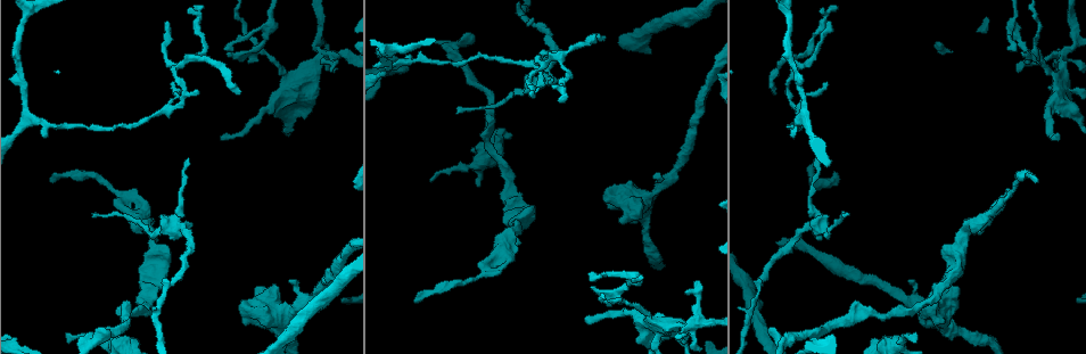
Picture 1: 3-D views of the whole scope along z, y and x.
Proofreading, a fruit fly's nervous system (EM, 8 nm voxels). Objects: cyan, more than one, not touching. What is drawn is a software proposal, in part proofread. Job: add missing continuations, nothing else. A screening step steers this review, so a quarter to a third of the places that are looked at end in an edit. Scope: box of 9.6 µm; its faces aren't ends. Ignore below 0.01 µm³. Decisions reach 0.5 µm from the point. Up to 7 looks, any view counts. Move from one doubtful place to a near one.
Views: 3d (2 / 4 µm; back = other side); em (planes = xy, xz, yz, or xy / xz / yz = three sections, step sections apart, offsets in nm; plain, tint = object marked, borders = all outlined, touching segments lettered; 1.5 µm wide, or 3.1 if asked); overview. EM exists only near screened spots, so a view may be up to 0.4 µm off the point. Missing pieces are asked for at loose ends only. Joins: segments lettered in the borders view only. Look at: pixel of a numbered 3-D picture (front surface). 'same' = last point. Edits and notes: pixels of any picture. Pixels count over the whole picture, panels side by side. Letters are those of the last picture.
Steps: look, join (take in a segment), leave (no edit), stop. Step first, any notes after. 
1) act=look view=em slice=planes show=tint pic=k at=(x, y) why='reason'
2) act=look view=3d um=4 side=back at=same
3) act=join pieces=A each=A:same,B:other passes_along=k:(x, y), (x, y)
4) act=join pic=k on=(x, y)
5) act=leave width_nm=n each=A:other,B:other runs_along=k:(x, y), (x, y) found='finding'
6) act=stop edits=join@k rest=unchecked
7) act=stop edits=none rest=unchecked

act=look view=3d um=4 side=back pic=1 at=(189, 159) why='free end'

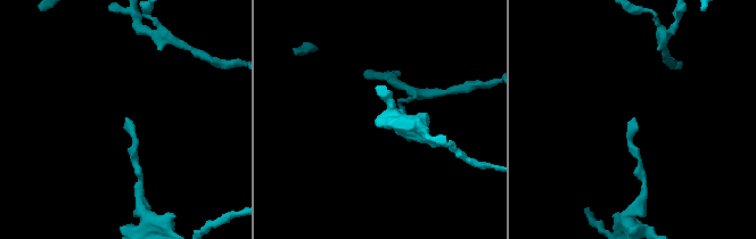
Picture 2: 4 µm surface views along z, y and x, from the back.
act=look view=em slice=xy step=4 show=borders pic=2 at=(631, 119)

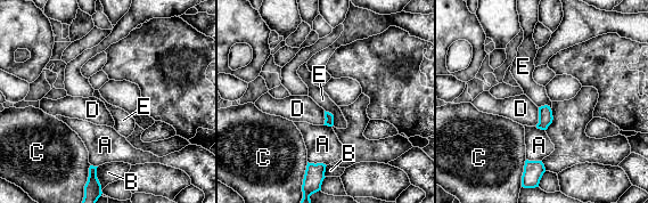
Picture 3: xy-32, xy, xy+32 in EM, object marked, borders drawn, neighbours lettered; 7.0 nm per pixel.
act=look view=em slice=planes show=borders at=same why='another direction'

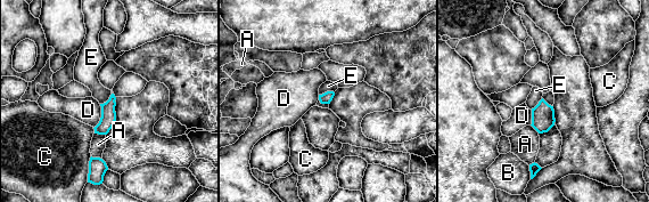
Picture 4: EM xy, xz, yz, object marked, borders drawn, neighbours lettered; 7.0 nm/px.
act=leave each=A:other,B:other,C:other,D:other,E:other border=4:(334, 91), (325, 91), (319, 95) found='none of them fits'

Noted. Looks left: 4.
act=look view=3d um=2 side=back pic=1 at=(239, 93) why='free end'

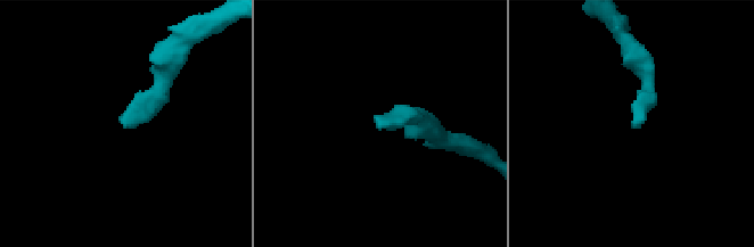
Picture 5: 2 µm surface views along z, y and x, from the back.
act=look view=em slice=planes show=borders pic=5 at=(380, 125) why='now the EM'

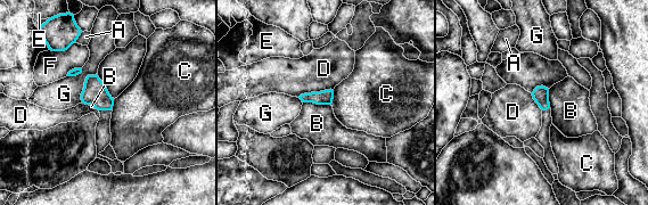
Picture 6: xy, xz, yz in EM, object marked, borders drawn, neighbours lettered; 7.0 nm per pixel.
act=leave longest_contact=D:260nm each=A:other,B:other,C:other,D:other,E:other,F:other,G:other border=6:(303, 101), (330, 105) found='no lettered segment goes on from it'

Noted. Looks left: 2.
act=look view=em slice=planes show=borders pic=1 at=(827, 85) why='tapers out'

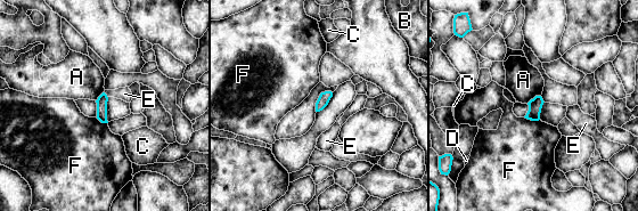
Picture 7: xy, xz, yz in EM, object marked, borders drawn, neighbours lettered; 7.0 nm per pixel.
act=leave each=A:other,B:other,C:other,D:other,E:other,F:other found='no lettered segment goes on from it'

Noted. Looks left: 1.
act=stop edits=none rest=unchecked

